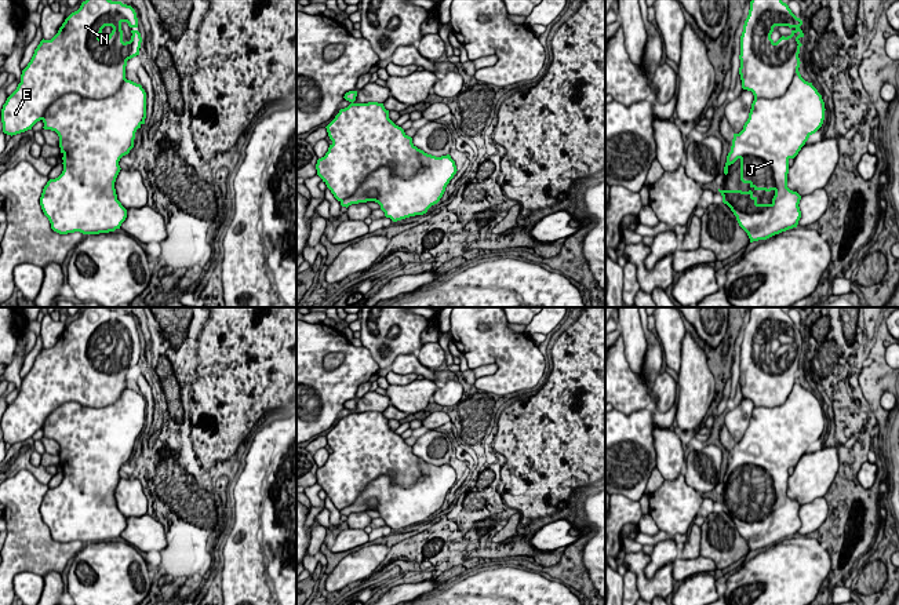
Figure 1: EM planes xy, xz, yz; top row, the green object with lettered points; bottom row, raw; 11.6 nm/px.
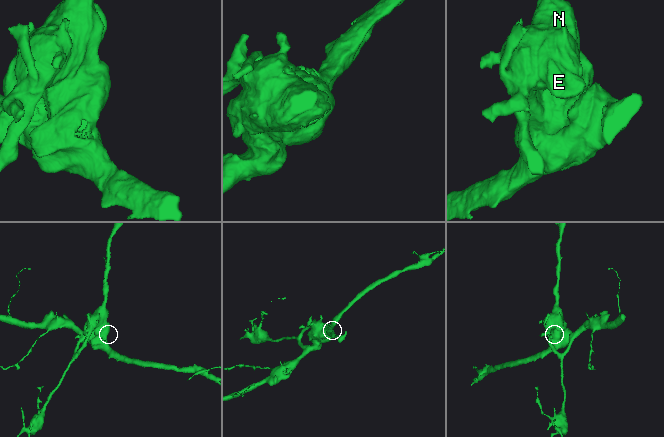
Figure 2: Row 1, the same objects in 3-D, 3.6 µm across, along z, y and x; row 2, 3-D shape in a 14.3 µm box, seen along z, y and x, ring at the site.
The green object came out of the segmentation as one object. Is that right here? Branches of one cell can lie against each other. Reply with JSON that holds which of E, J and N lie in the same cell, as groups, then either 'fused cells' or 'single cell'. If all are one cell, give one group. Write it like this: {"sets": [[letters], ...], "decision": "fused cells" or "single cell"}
{"sets": [["E", "J", "N"]], "decision": "single cell"}

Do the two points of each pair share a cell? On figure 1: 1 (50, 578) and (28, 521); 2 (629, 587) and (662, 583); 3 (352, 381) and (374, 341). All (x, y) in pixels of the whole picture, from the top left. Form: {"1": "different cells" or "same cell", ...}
{"1": "different cells", "2": "different cells", "3": "different cells"}

